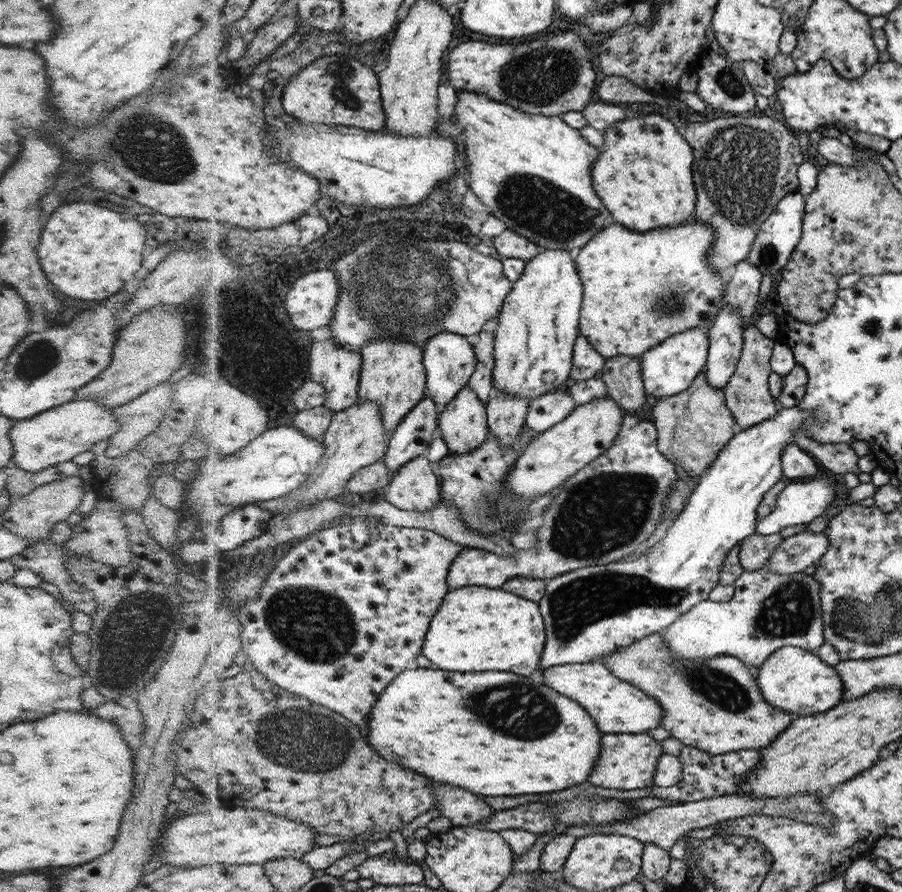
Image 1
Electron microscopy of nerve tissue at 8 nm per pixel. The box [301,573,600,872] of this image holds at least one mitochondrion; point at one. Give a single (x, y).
(533, 708)

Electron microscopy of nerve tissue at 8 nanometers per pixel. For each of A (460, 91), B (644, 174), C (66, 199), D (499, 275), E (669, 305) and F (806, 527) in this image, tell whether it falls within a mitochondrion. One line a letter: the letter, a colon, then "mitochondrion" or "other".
A: other
B: other
C: other
D: other
E: mitochondrion
F: other

